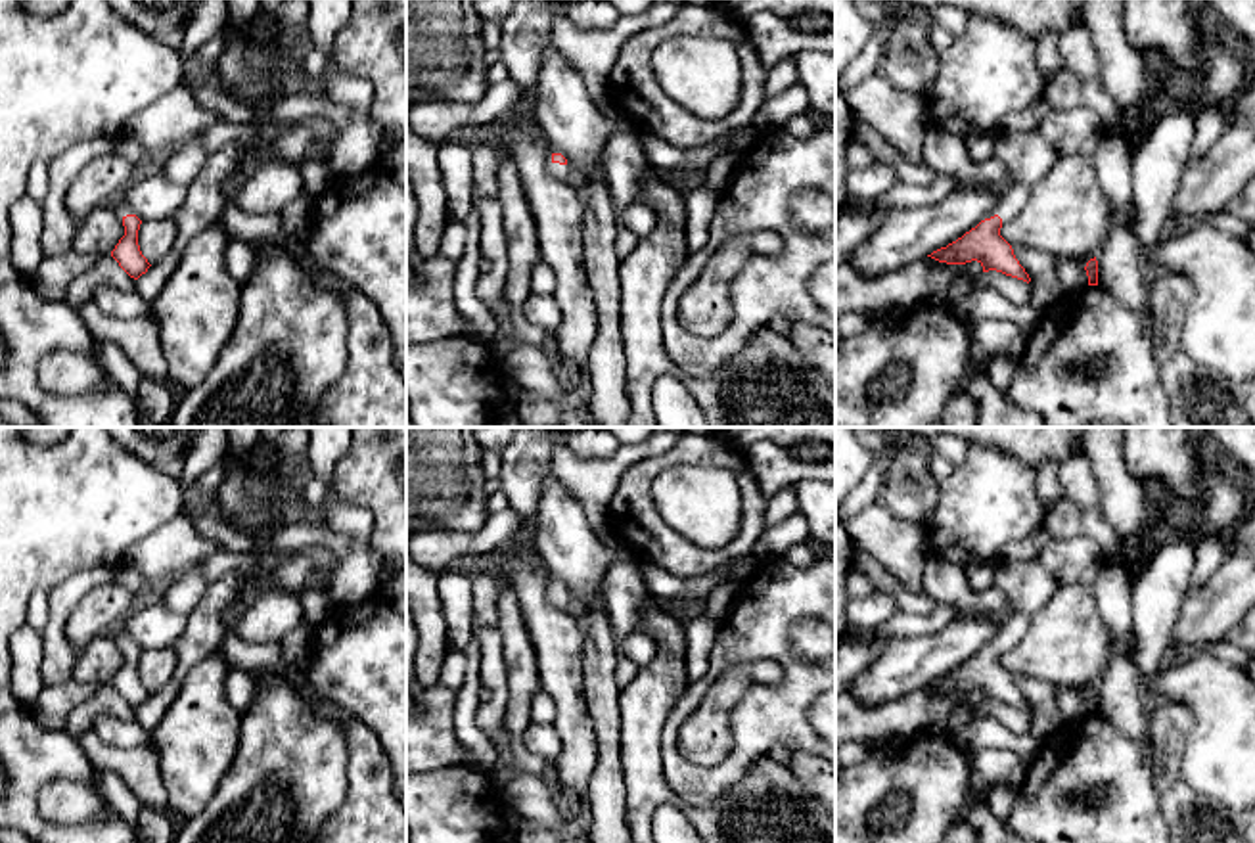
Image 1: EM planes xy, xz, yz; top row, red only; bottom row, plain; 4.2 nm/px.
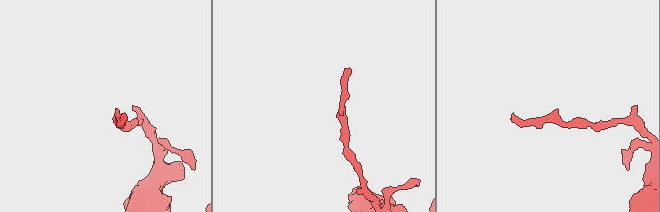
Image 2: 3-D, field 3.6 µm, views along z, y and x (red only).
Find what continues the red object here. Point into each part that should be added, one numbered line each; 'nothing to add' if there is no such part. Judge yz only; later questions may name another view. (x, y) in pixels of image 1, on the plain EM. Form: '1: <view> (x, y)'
1: yz (1027, 585)

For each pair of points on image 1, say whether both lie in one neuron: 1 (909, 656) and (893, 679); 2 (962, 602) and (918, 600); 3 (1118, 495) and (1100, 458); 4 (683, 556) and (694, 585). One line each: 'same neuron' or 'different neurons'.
1: same neuron
2: different neurons
3: same neuron
4: different neurons

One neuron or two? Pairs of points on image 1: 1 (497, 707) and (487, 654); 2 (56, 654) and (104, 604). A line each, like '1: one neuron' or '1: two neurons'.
1: one neuron
2: two neurons

